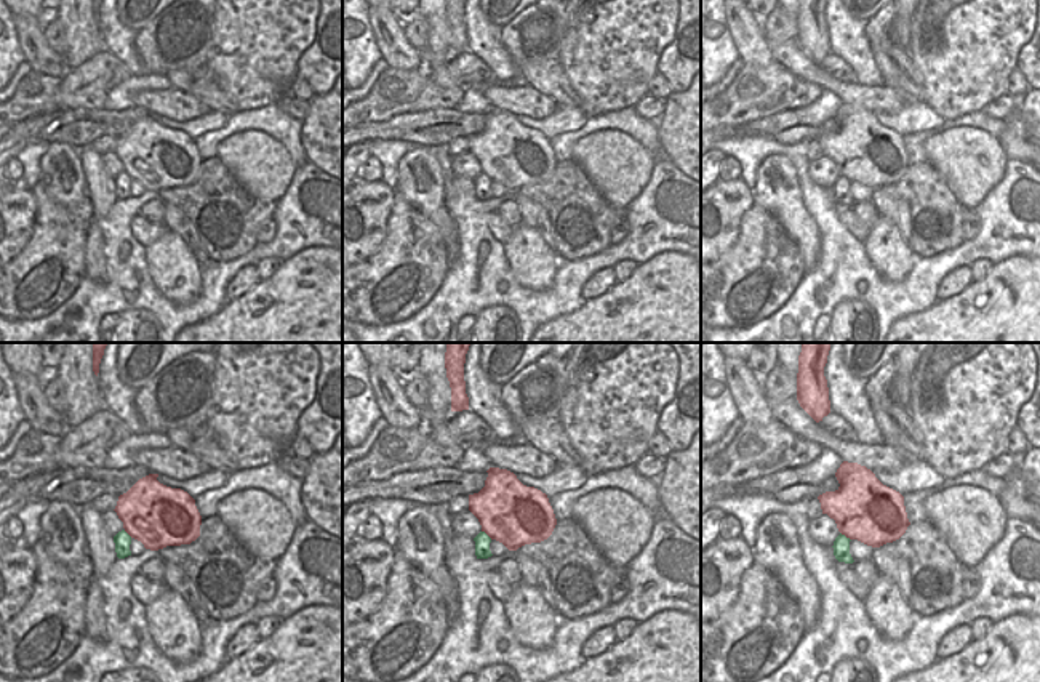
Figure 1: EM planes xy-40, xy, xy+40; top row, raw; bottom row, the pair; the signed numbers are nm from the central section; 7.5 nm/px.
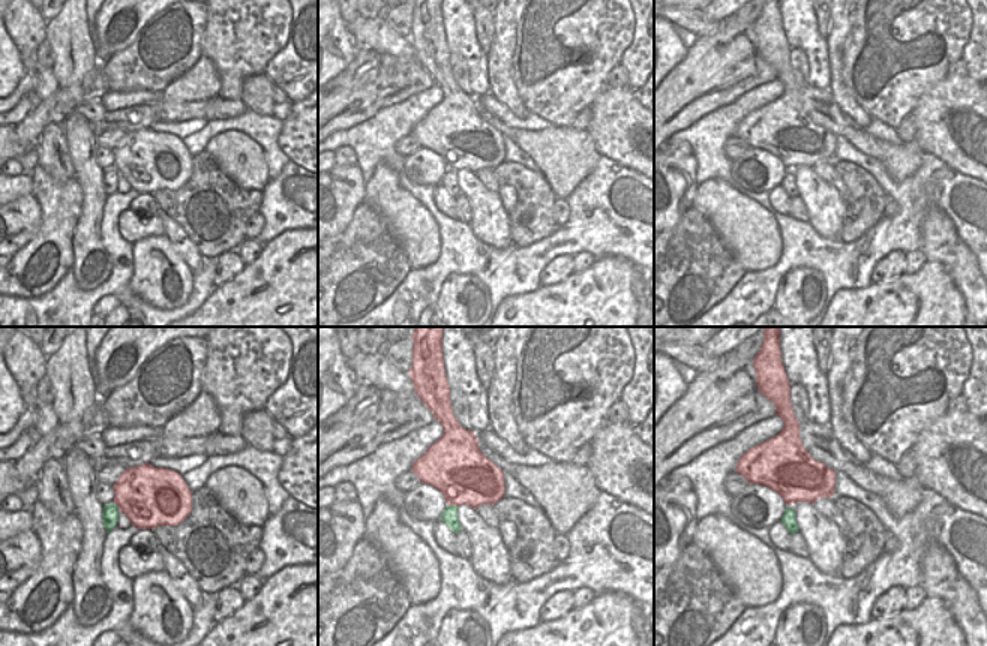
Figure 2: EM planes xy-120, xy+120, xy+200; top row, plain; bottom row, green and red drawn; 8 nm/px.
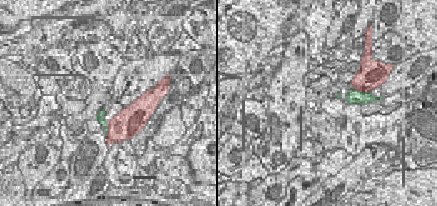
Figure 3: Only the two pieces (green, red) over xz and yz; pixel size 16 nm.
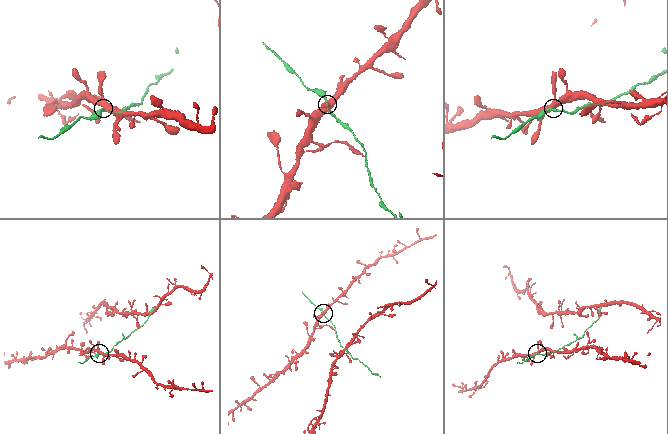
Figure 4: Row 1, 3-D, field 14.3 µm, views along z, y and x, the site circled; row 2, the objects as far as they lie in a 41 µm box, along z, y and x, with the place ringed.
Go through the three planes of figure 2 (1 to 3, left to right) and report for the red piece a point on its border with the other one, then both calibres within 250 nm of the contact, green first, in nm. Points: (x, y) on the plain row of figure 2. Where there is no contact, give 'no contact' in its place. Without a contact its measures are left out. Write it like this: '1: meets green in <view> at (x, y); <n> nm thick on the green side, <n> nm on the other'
1: meets green in xy-120 at (117, 171); 130 nm thick on the green side, 460 nm on the other
2: meets green in xy+120 at (453, 170); 120 nm thick on the green side, 460 nm on the other
3: no contact

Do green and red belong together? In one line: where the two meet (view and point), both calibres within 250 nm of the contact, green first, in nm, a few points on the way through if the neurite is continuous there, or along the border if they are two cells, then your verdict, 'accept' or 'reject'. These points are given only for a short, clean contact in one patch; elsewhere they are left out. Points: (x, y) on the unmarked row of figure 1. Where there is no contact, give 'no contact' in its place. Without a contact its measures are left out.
meets green in xy+40 at (844, 176); 120 nm thick on the green side, 480 nm on the other; border along xy+40 (840, 173), (850, 181); reject

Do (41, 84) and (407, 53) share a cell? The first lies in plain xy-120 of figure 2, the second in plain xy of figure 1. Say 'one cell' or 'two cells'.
one cell

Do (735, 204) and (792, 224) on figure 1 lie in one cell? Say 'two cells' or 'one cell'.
two cells

